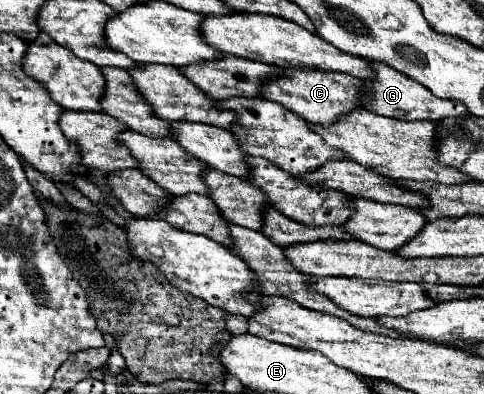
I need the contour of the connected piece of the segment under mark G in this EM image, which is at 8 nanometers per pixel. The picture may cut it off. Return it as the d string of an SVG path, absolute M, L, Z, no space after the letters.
M372 62L374 70L376 70L376 82L366 82L372 92L368 94L368 102L364 102L364 108L380 114L380 116L388 116L388 118L398 118L398 120L442 120L442 118L448 118L448 116L454 116L454 118L466 118L468 116L468 110L462 102L456 102L456 100L440 100L436 98L426 86L420 86L418 82L410 80L408 76L404 76L402 72L394 70L392 66L386 66L382 62Z

